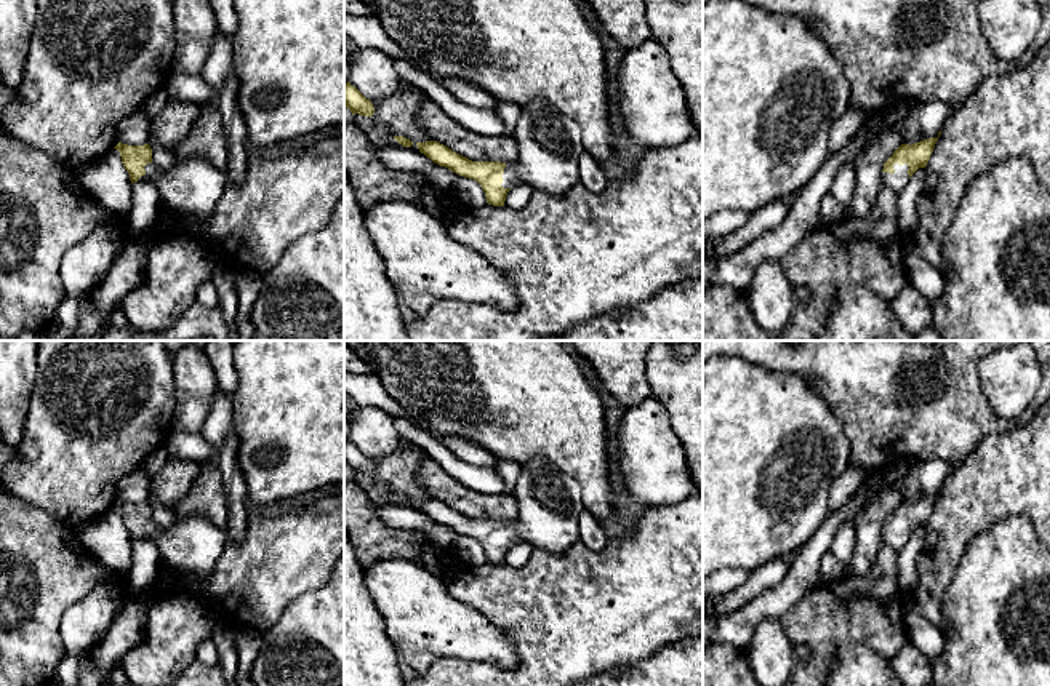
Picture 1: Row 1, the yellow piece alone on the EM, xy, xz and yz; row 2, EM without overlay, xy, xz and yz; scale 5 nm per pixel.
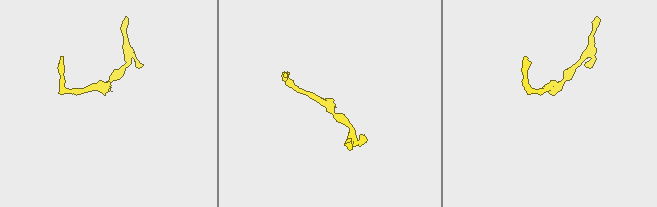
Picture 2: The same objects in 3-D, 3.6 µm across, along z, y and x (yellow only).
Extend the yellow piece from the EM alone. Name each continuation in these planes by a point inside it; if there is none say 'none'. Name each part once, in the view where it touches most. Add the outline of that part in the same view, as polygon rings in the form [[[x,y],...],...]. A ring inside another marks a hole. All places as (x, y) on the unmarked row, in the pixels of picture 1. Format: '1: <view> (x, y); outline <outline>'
1: yz (897, 539); outline [[[895,521],[893,526],[895,526],[893,532],[882,529],[880,542],[884,547],[888,547],[898,553],[909,540],[909,532],[908,532],[909,524],[906,521],[901,524]]]

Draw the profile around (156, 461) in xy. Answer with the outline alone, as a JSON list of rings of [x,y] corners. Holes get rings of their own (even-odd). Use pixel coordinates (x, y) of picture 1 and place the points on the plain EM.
[[[162,445],[144,459],[141,469],[150,478],[154,478],[155,475],[158,475],[165,469],[168,457],[170,456],[166,453],[166,448],[165,448],[165,445]]]

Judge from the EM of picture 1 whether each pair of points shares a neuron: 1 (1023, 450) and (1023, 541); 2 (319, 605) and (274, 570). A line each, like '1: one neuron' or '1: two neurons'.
1: two neurons
2: two neurons

